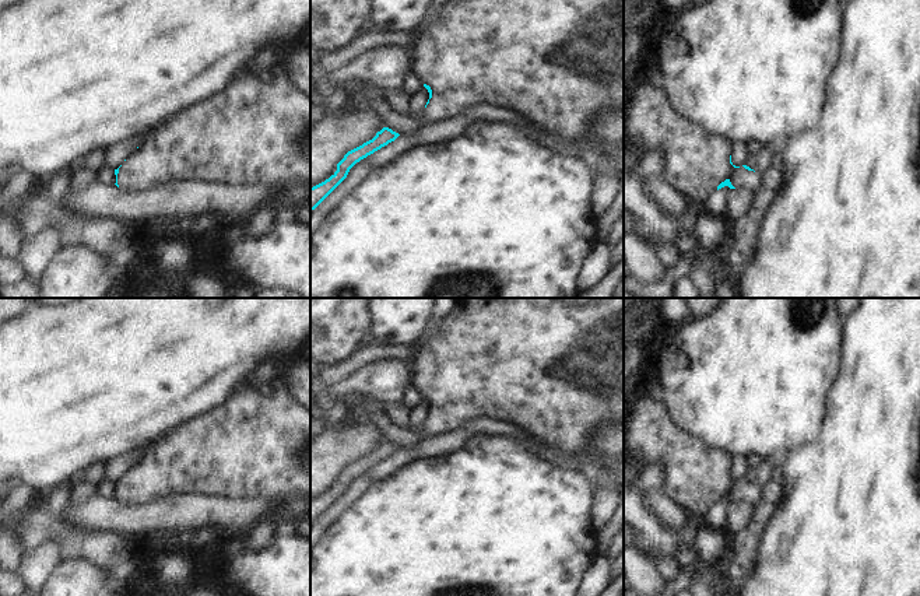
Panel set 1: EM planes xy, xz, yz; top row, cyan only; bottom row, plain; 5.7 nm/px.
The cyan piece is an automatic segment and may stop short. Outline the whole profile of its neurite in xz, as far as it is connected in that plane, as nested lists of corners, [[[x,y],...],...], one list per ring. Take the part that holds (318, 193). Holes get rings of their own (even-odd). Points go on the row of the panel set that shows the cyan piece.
[[[383,127],[372,140],[348,151],[337,164],[337,171],[329,179],[310,187],[310,211],[315,210],[347,178],[350,169],[357,162],[394,141],[398,136],[400,134],[391,129]]]

